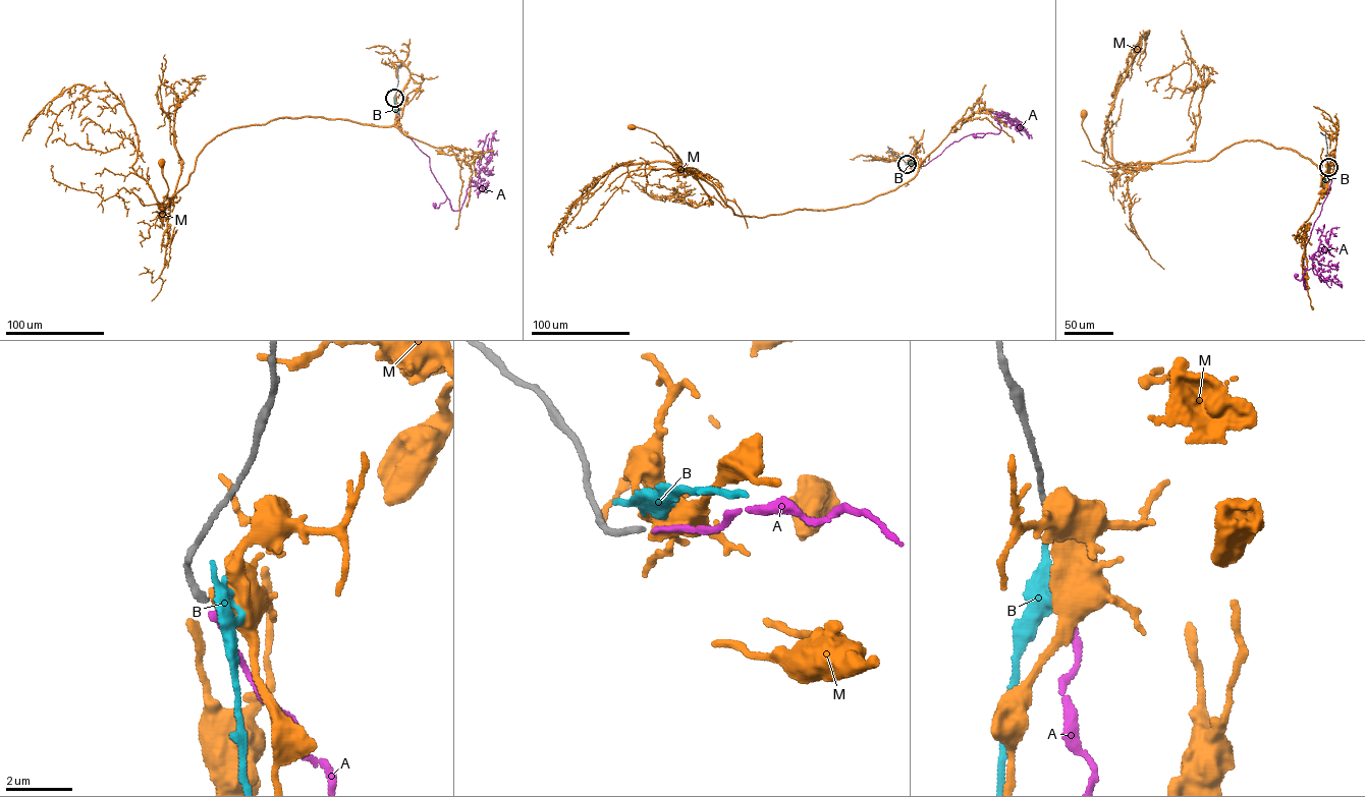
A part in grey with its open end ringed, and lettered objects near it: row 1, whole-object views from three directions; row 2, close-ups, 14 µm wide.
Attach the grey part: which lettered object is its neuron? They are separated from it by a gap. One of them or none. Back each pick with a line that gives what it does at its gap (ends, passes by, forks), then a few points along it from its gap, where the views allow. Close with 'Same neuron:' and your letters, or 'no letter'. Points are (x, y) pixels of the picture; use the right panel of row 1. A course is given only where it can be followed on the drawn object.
A: it ends | via (1329, 168), (1331, 181), (1305, 248), (1305, 274), (1301, 280), (1296, 278), (1296, 275)
Same neuron: A

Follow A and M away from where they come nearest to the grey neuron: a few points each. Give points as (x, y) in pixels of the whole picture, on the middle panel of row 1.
A: (907, 165), (923, 166), (953, 141), (973, 133), (985, 133), (982, 137), (975, 135)
M: (908, 165), (918, 165), (914, 177), (859, 204), (742, 216), (712, 186), (685, 169), (655, 133), (633, 126)

